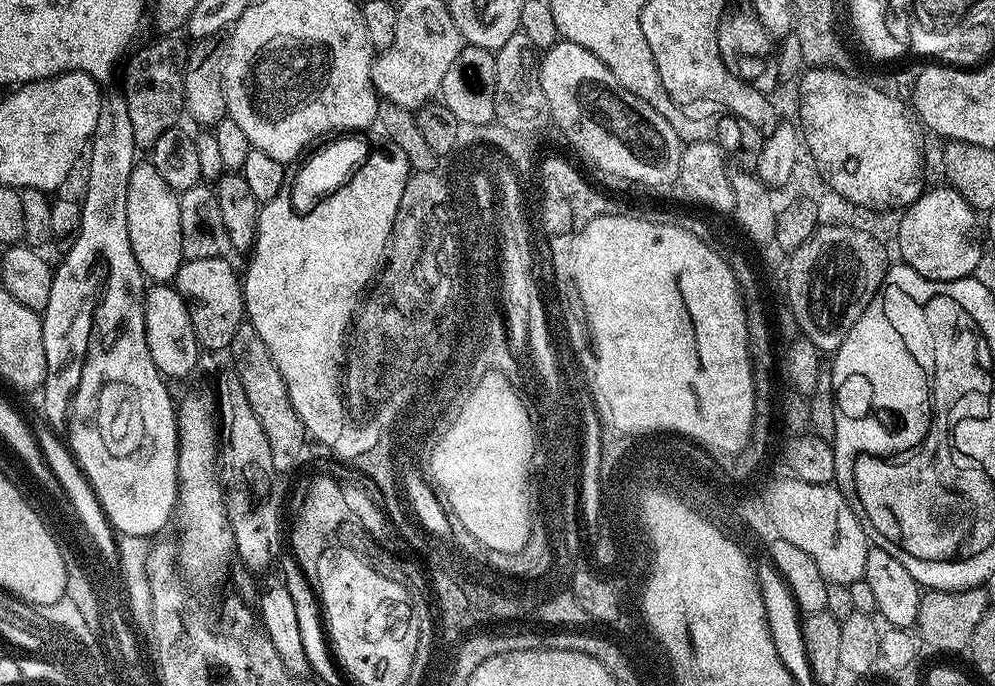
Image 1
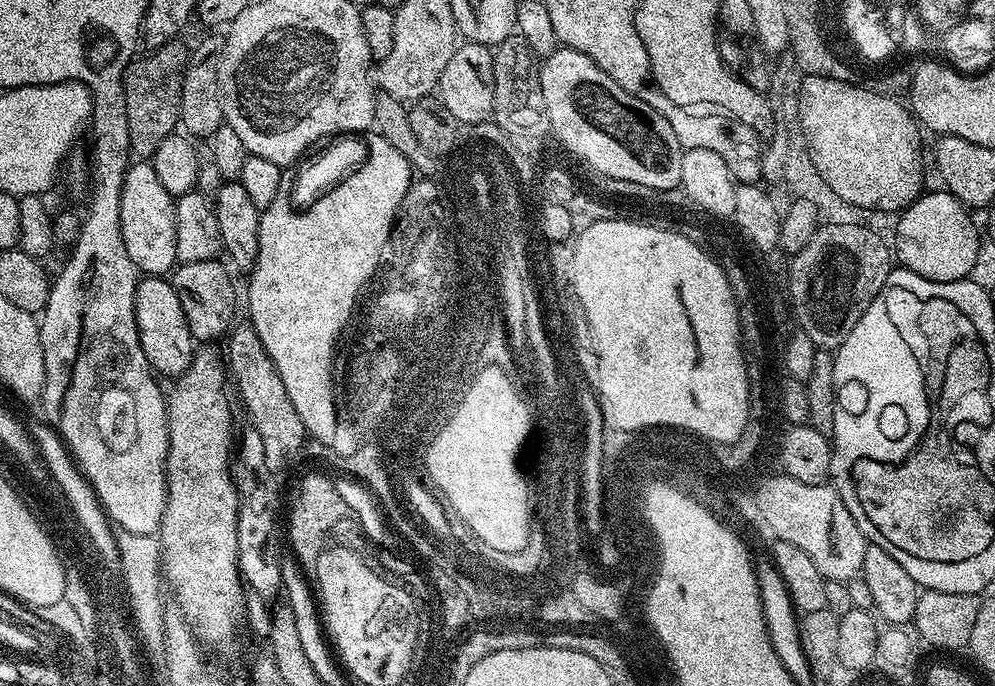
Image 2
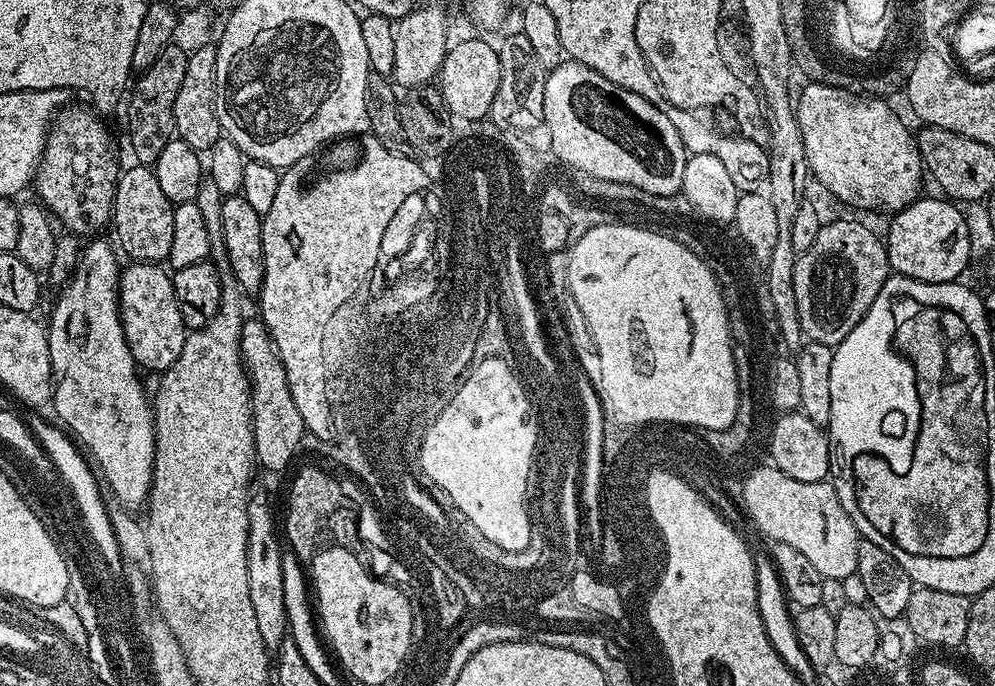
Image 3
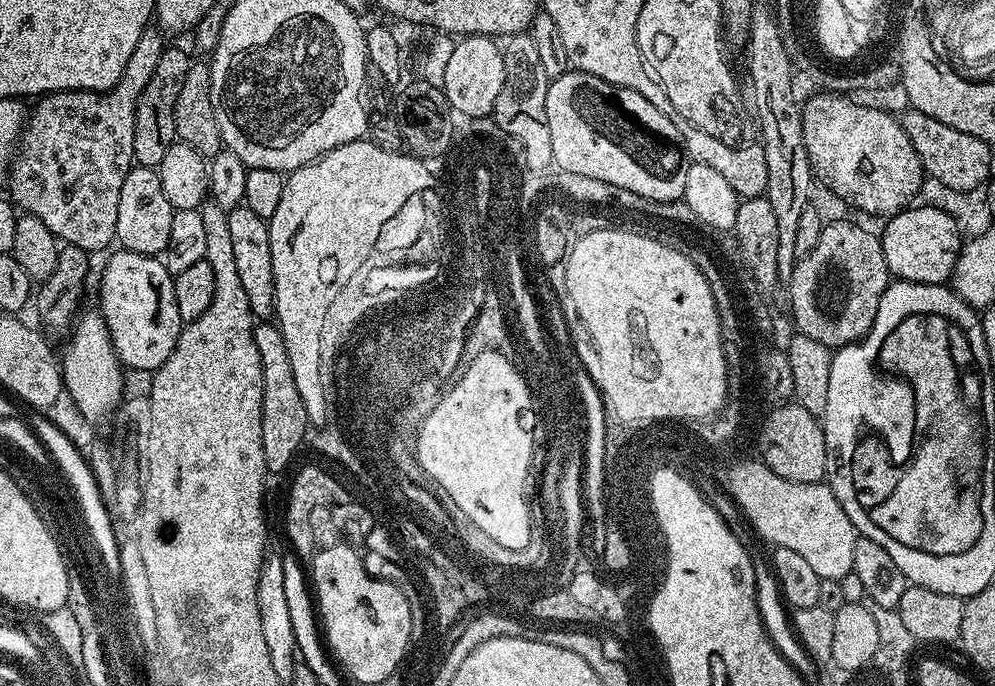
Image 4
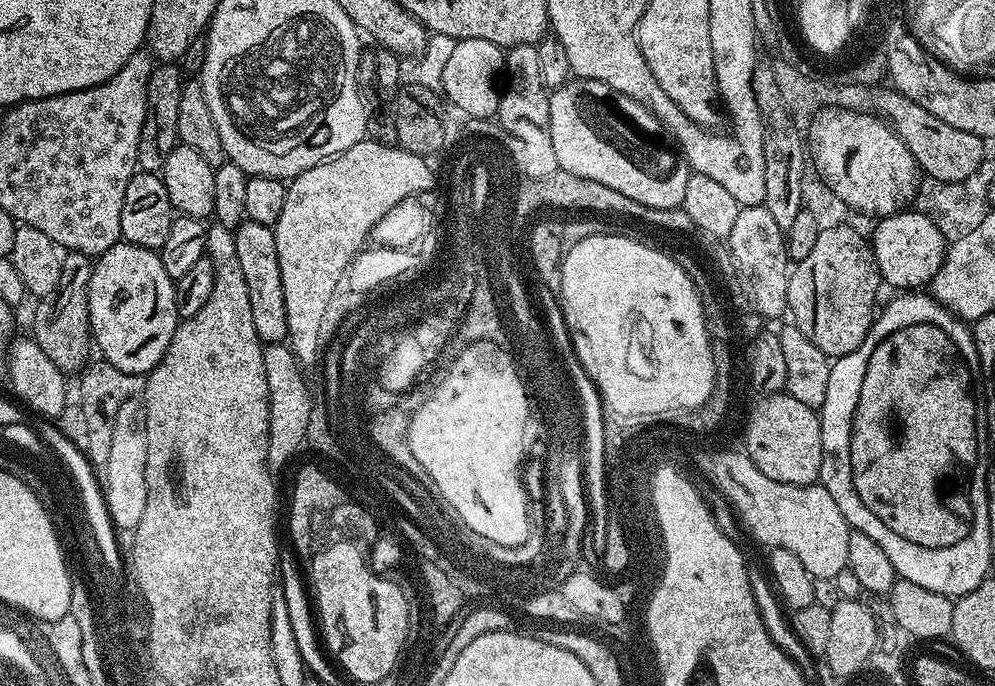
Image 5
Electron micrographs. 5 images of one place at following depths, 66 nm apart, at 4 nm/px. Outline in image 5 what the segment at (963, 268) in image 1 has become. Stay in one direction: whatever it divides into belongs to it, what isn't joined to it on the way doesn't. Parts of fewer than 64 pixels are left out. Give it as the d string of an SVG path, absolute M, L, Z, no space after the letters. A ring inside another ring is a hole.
M905 210L876 220L876 229L870 238L876 259L876 271L892 290L920 290L931 285L934 274L944 261L945 236L930 217L917 210Z

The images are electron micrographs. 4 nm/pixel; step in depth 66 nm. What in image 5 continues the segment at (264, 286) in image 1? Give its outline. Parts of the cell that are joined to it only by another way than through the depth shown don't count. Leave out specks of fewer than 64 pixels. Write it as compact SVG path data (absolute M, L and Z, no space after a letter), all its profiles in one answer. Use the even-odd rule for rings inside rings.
M365 138L358 141L354 146L350 146L350 150L340 152L337 156L332 156L329 160L322 161L318 166L314 166L310 170L292 177L287 185L286 203L282 205L282 214L278 214L278 222L274 225L274 231L276 234L276 245L278 246L278 266L282 270L282 294L286 294L286 326L288 327L286 340L292 349L292 353L296 355L301 365L308 366L308 364L314 363L315 360L317 363L318 357L321 355L320 320L327 321L329 319L329 314L326 310L326 294L331 290L337 290L337 281L345 274L342 270L342 262L347 262L348 256L352 252L359 255L365 245L369 243L367 241L368 235L373 235L374 222L383 221L385 218L393 215L400 208L402 198L410 198L417 194L428 194L435 189L432 187L436 184L436 176L432 173L431 166L433 165L425 157L415 156L414 153L406 151L405 148L399 147L395 143L379 144L376 140Z

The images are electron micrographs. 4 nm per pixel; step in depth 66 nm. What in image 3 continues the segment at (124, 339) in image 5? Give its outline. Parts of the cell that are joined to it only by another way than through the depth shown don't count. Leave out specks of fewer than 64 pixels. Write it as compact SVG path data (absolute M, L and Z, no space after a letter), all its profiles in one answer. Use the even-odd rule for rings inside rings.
M132 262L120 273L120 321L126 340L141 369L165 372L182 354L186 329L178 298L174 298L172 277L156 262Z

